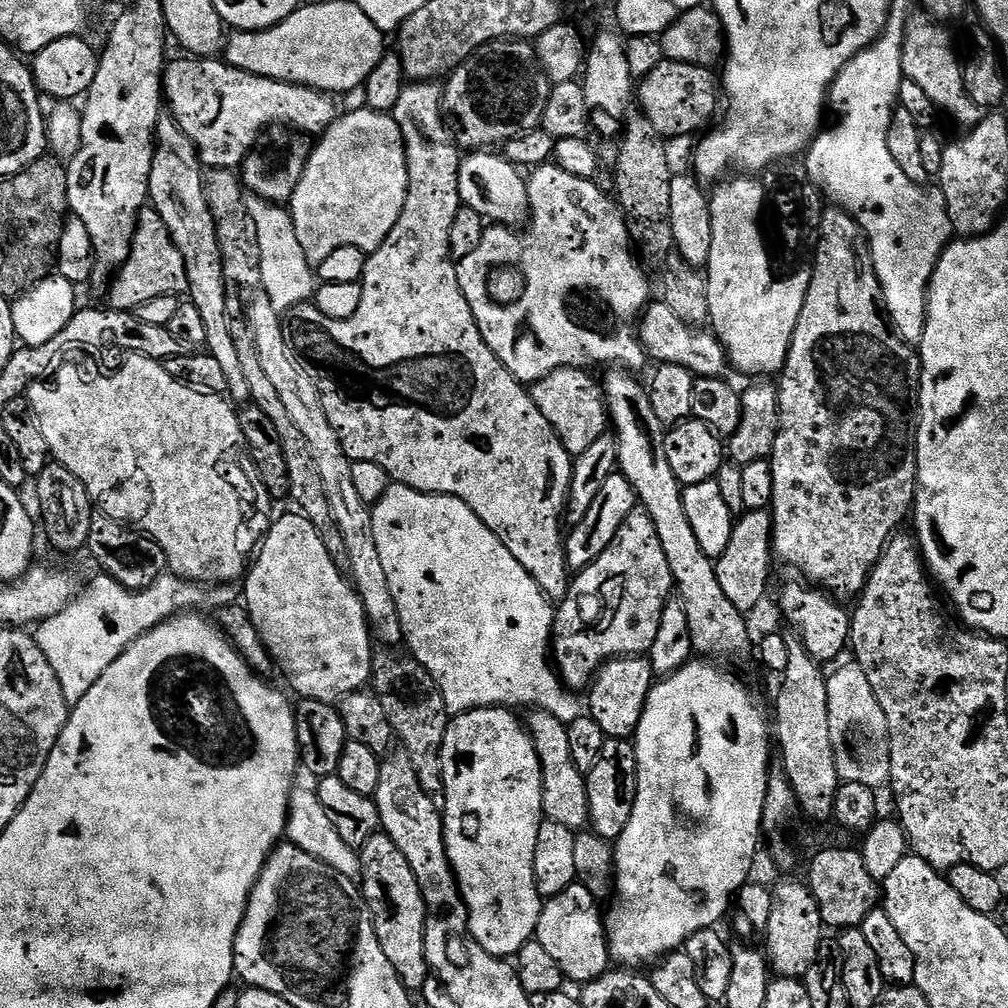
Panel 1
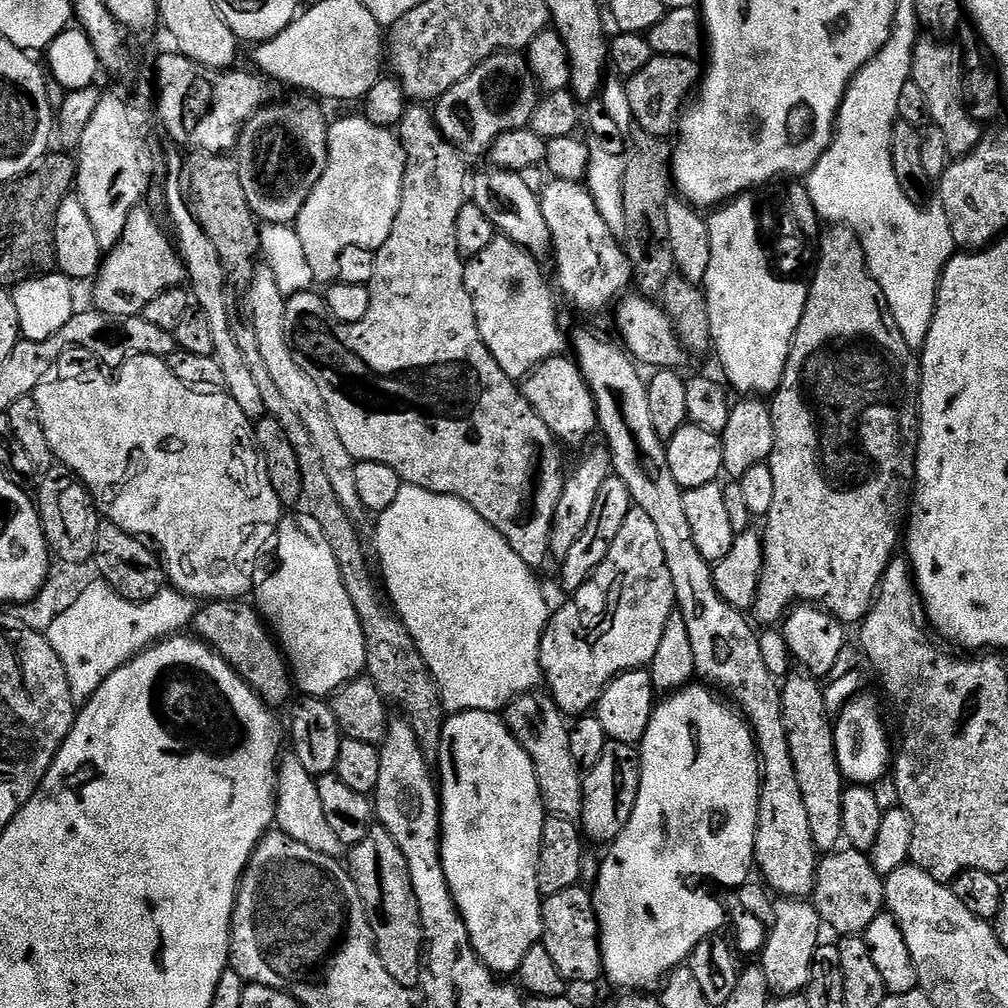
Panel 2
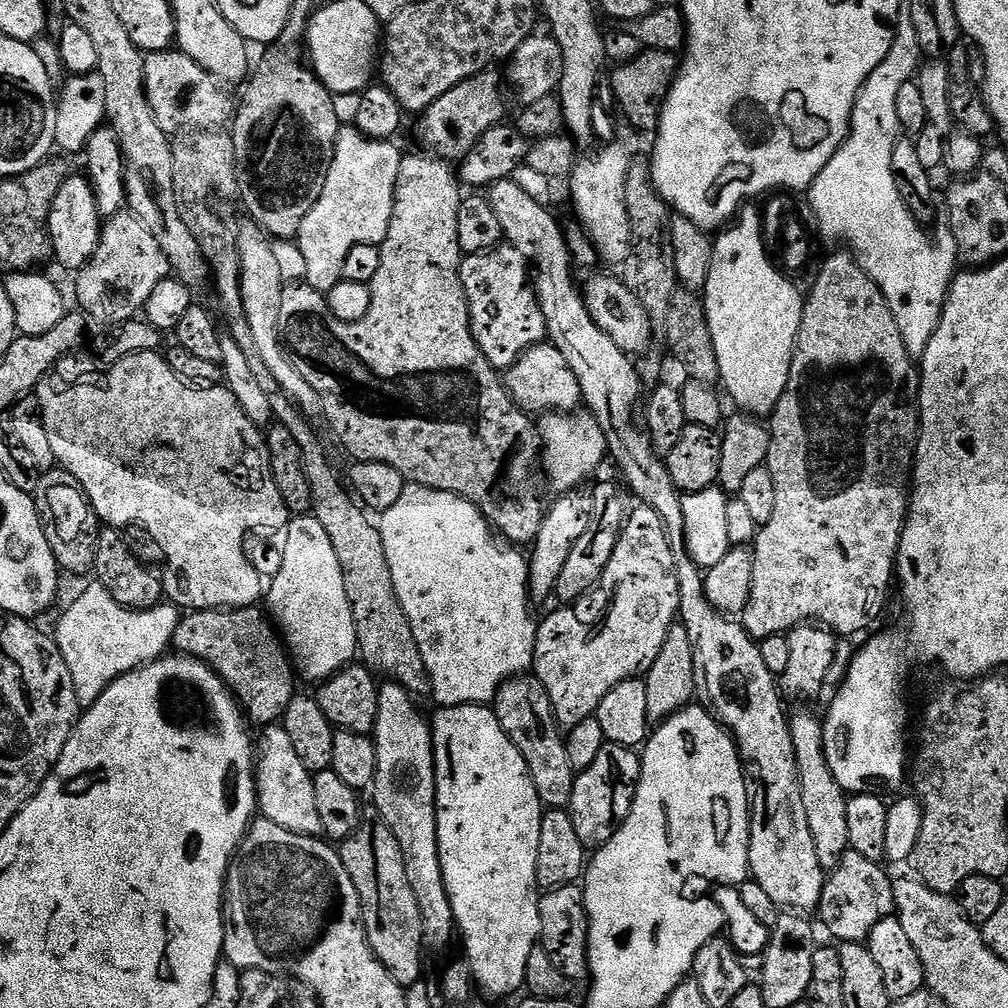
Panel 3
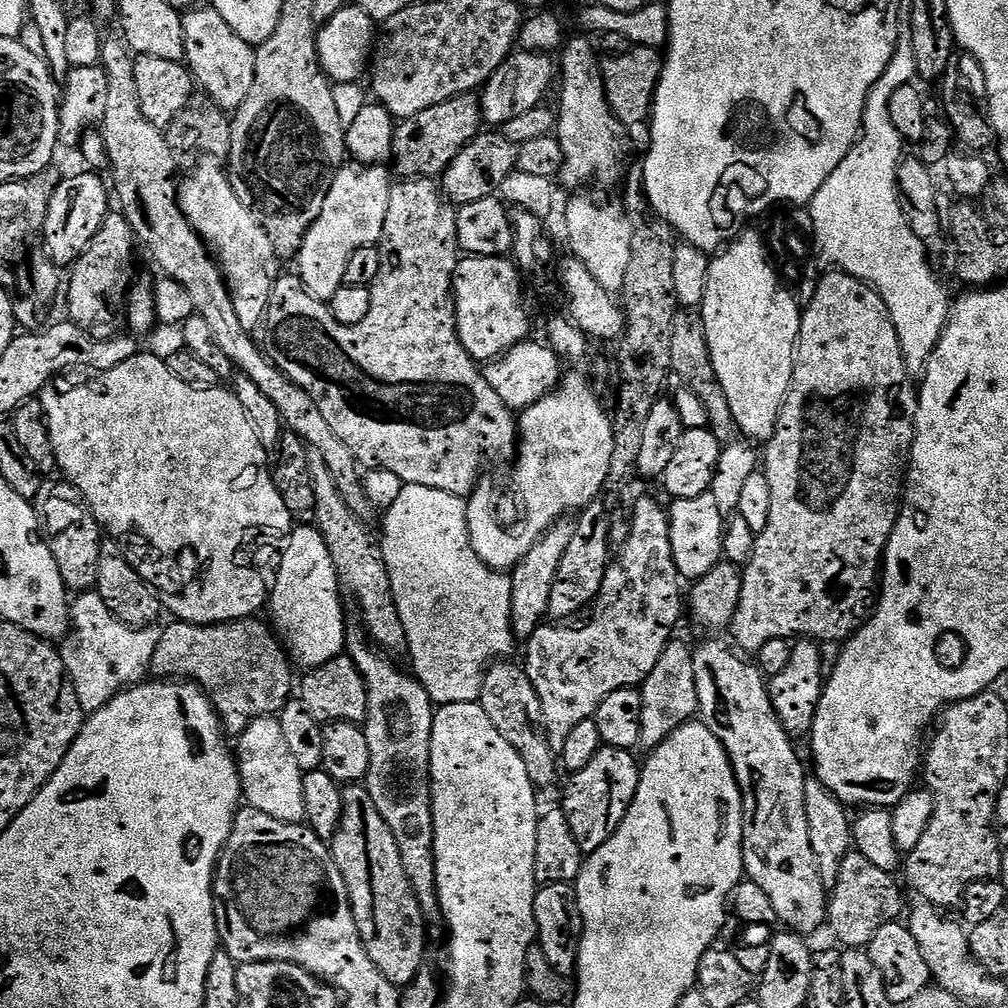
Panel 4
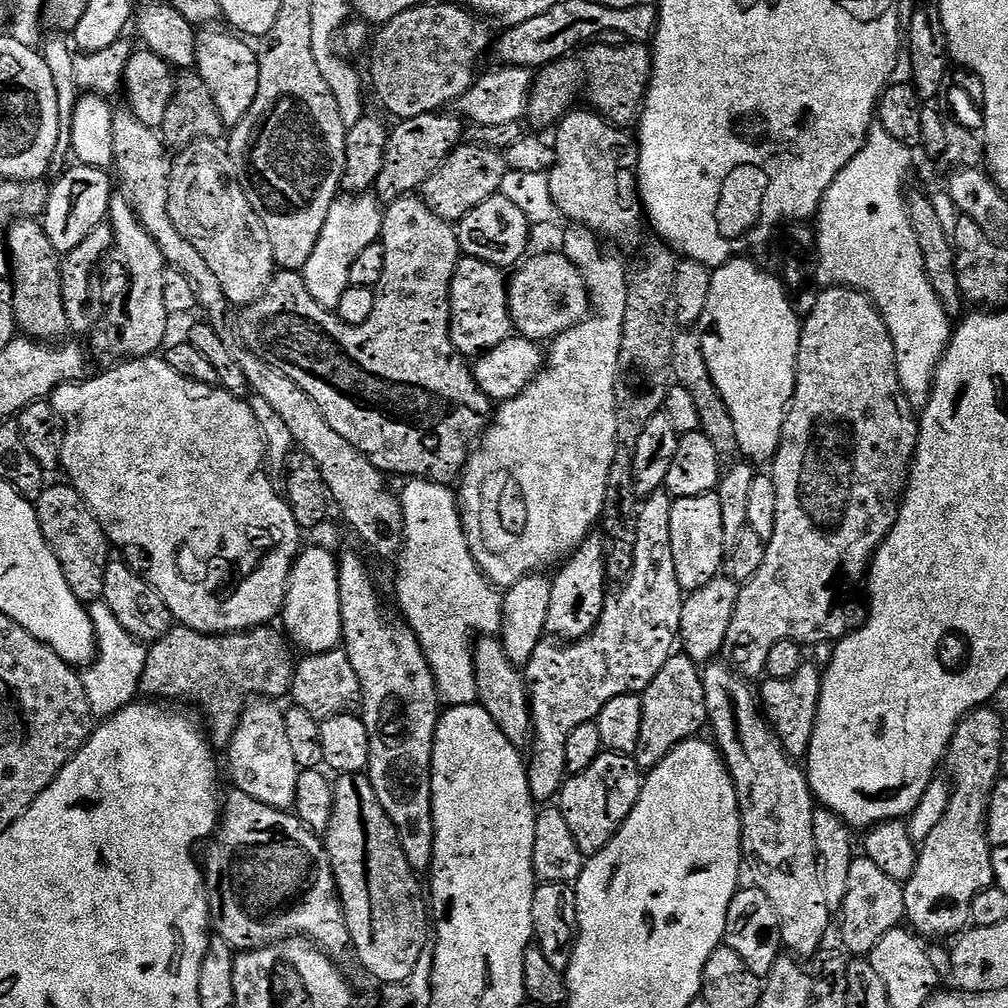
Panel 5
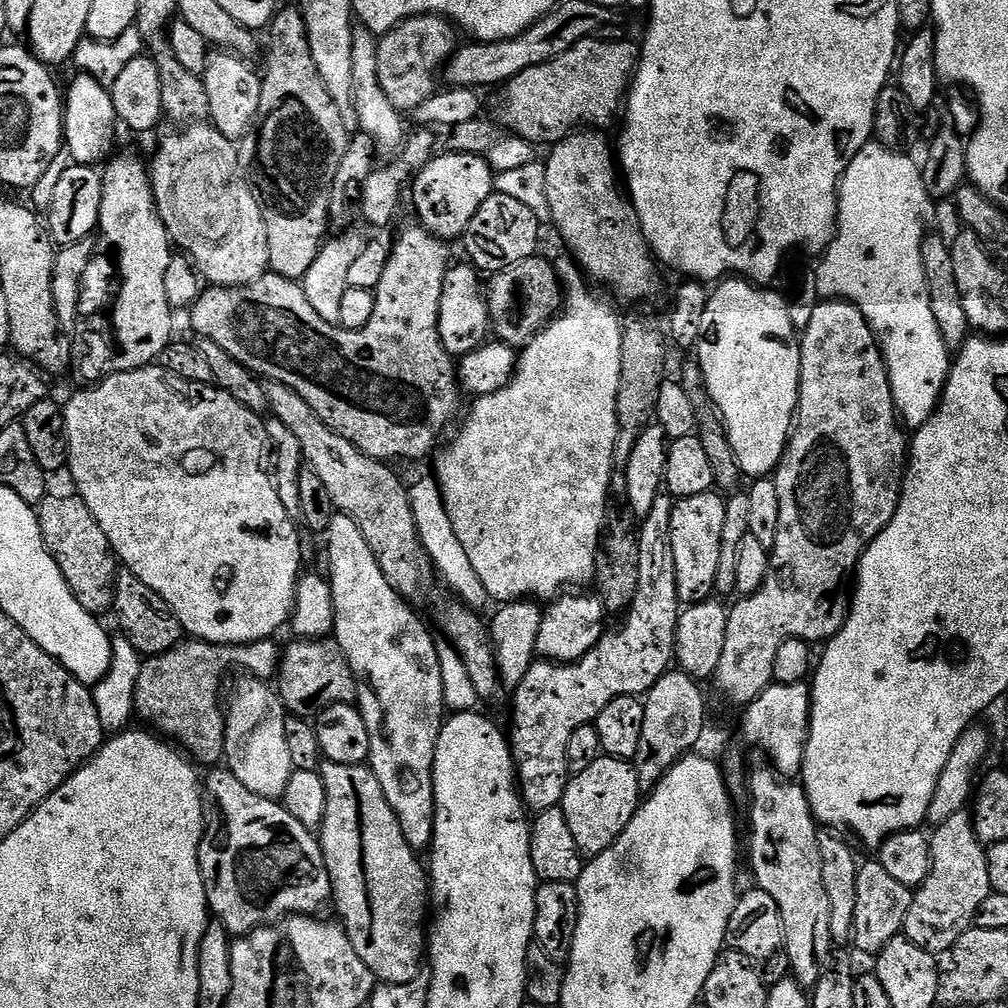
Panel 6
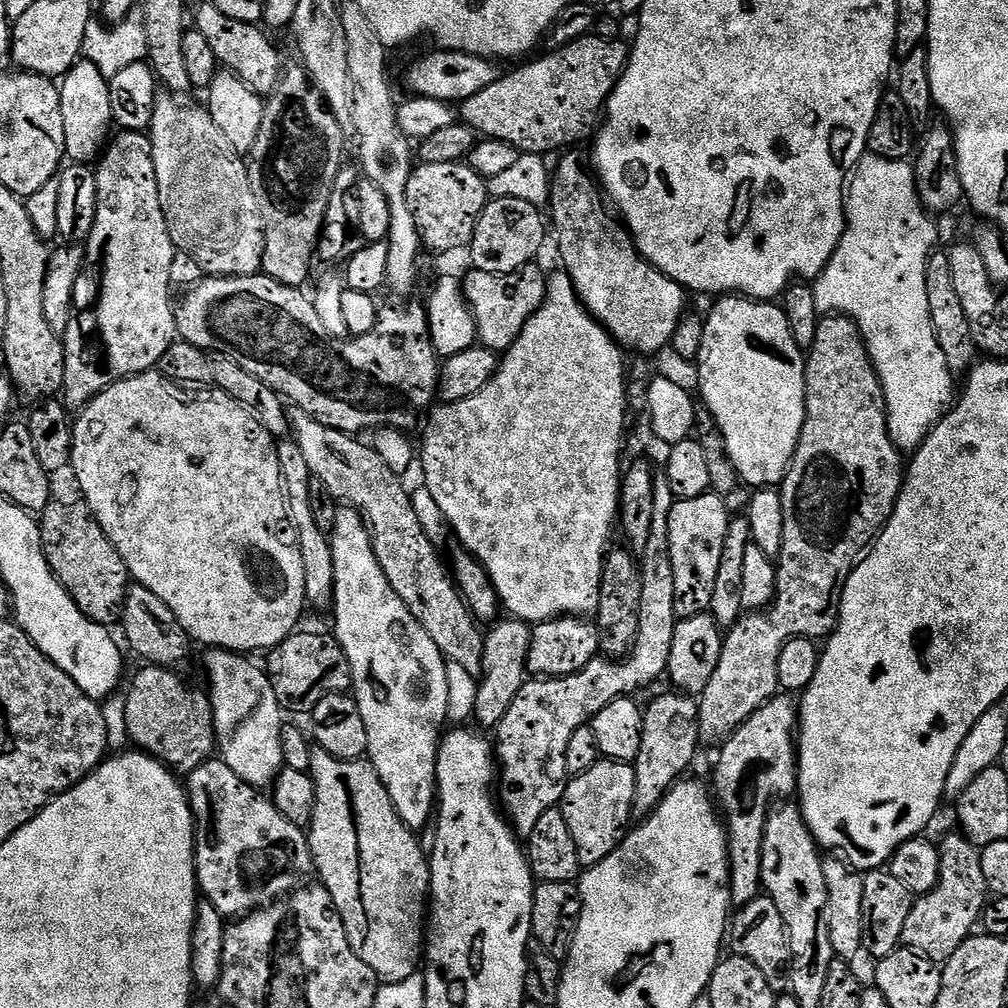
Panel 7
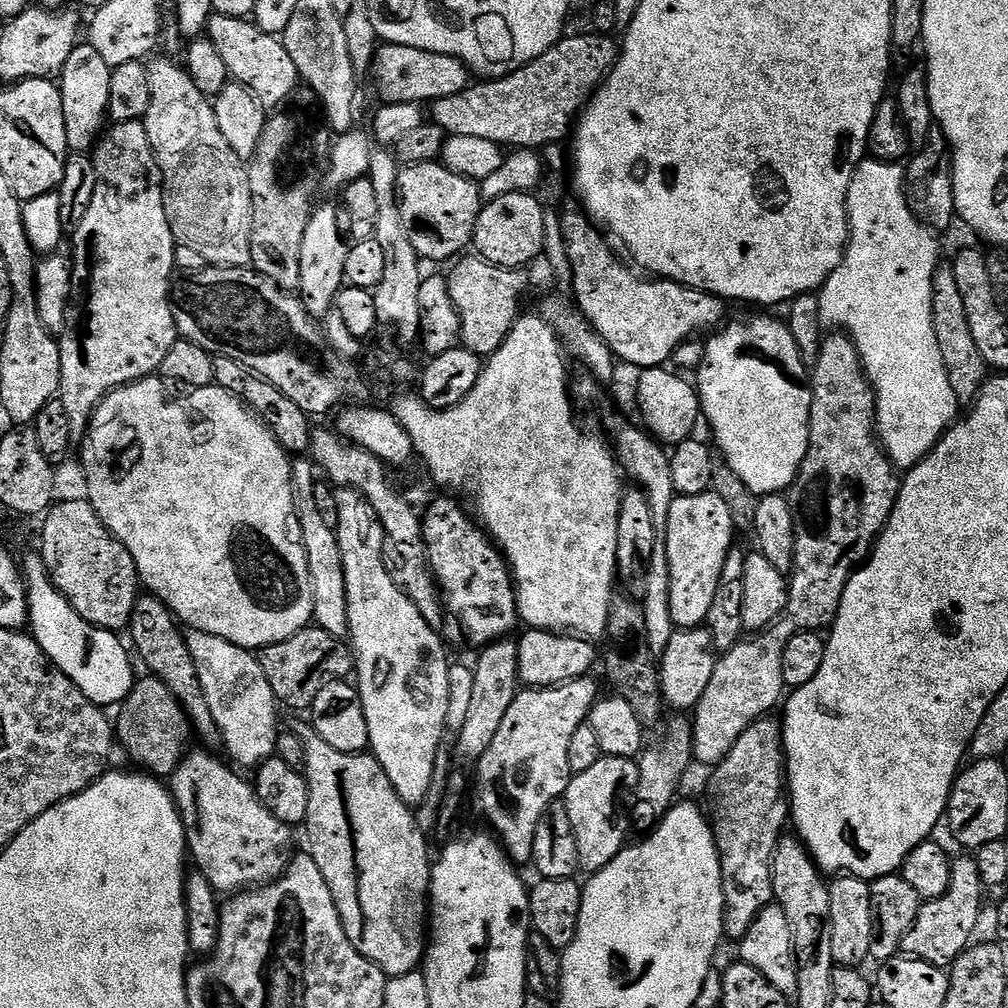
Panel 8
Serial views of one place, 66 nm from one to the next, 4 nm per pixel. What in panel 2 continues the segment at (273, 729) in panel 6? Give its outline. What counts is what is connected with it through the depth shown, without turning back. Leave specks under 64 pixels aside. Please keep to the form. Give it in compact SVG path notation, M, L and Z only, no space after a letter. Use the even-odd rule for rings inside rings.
M288 754L279 761L278 771L276 774L276 782L274 785L274 824L281 832L285 832L290 838L294 838L294 842L302 842L306 846L310 846L310 850L318 850L318 854L326 854L327 856L339 857L340 852L344 852L346 845L338 842L338 834L334 834L334 830L330 830L330 822L326 822L326 814L322 810L322 798L318 795L318 786L316 780L310 774L306 774L306 769L302 767L302 762L298 762L298 758Z

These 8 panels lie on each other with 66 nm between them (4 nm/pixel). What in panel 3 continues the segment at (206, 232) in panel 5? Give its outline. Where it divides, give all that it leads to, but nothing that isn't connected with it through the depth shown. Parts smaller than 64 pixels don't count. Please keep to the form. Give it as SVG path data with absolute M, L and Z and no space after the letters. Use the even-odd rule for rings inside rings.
M255 222L247 223L242 225L240 233L237 231L234 236L236 249L240 255L240 290L246 322L250 324L250 334L254 338L258 356L262 358L263 362L266 362L270 373L274 374L280 390L302 413L309 414L314 410L317 411L320 396L314 390L314 386L310 386L310 382L306 382L306 378L302 378L302 374L298 374L298 370L294 370L294 366L288 361L288 353L280 344L278 310L282 310L282 294L286 283L282 278L282 273L278 270L277 259L274 258L273 241Z

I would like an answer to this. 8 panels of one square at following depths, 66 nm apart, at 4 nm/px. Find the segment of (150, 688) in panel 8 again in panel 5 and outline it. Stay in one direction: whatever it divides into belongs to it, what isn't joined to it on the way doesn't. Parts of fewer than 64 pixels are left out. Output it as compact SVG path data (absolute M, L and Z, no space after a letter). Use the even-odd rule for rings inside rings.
M174 626L162 639L156 641L147 649L148 657L146 658L145 669L142 671L142 678L139 691L148 698L159 698L164 702L176 702L172 700L196 700L196 704L212 719L212 732L210 731L210 743L213 749L227 750L232 745L234 734L238 730L240 720L244 716L244 709L249 703L257 698L280 698L276 696L287 697L292 691L292 675L296 672L297 661L292 660L293 649L290 647L290 641L283 631L276 626L265 626L263 628L252 628L249 632L229 632L227 636L215 636L214 634L206 634L198 630L190 630L183 626Z

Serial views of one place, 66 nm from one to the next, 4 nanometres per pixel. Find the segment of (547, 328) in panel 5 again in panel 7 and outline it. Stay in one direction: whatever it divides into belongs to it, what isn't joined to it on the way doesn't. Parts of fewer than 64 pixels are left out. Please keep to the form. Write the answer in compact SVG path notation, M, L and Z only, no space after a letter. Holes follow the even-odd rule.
M535 263L528 264L525 268L519 268L517 272L510 274L490 274L489 272L469 271L468 277L463 277L462 287L464 296L468 299L468 309L472 312L472 317L476 323L476 338L483 347L491 352L503 354L508 351L509 346L518 338L536 311L542 306L544 295L548 289L545 269L536 268Z

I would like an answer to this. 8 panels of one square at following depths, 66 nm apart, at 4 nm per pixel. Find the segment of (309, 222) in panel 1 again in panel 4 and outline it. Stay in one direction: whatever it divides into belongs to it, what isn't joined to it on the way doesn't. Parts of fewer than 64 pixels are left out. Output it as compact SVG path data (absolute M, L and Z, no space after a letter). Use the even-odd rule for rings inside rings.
M352 162L337 172L330 194L326 194L326 202L322 202L322 214L318 214L314 226L310 226L298 253L299 278L313 298L330 302L345 284L350 258L354 258L358 250L379 245L384 236L386 206L390 206L393 183L384 166L361 166Z

